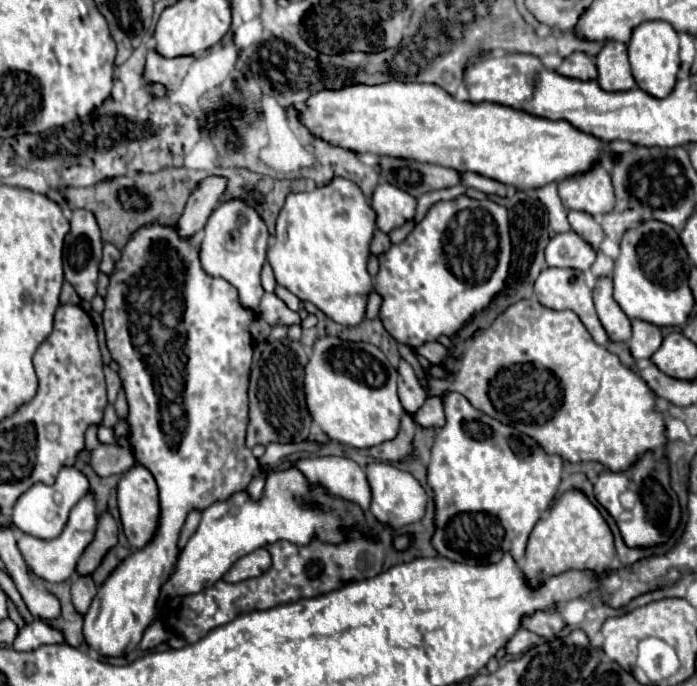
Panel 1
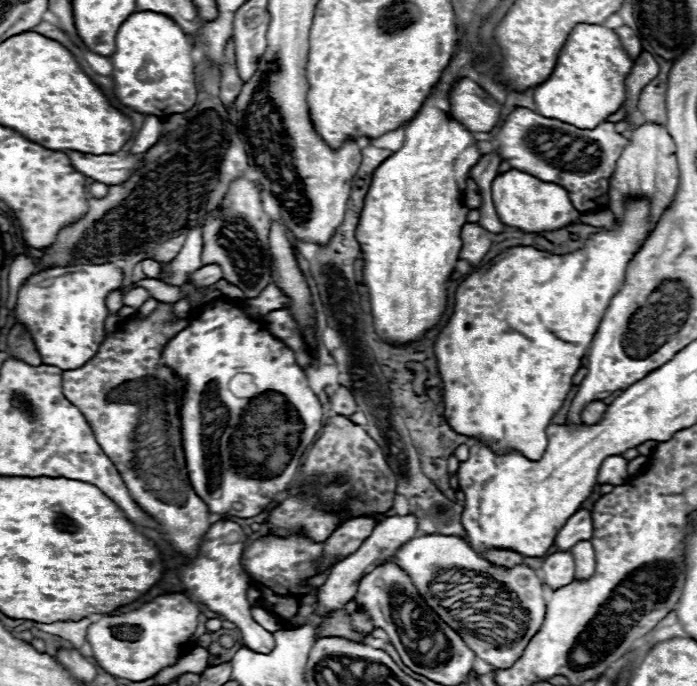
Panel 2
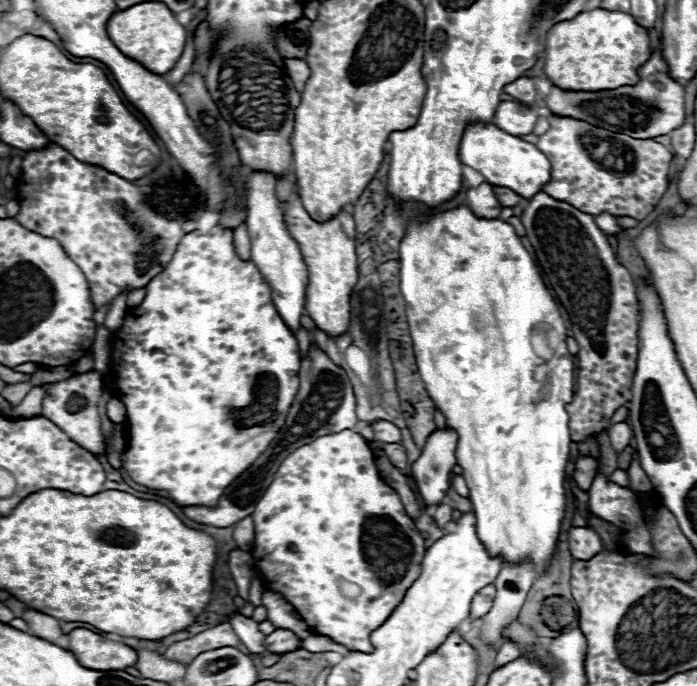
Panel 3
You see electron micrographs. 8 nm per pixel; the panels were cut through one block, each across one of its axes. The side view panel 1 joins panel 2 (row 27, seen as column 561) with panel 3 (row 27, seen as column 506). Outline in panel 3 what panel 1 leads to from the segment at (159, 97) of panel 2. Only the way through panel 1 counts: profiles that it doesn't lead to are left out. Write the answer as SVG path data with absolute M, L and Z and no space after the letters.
M142 2L126 10L118 10L106 24L110 40L132 60L144 64L152 74L166 74L180 60L186 46L186 28L176 20L164 2Z

